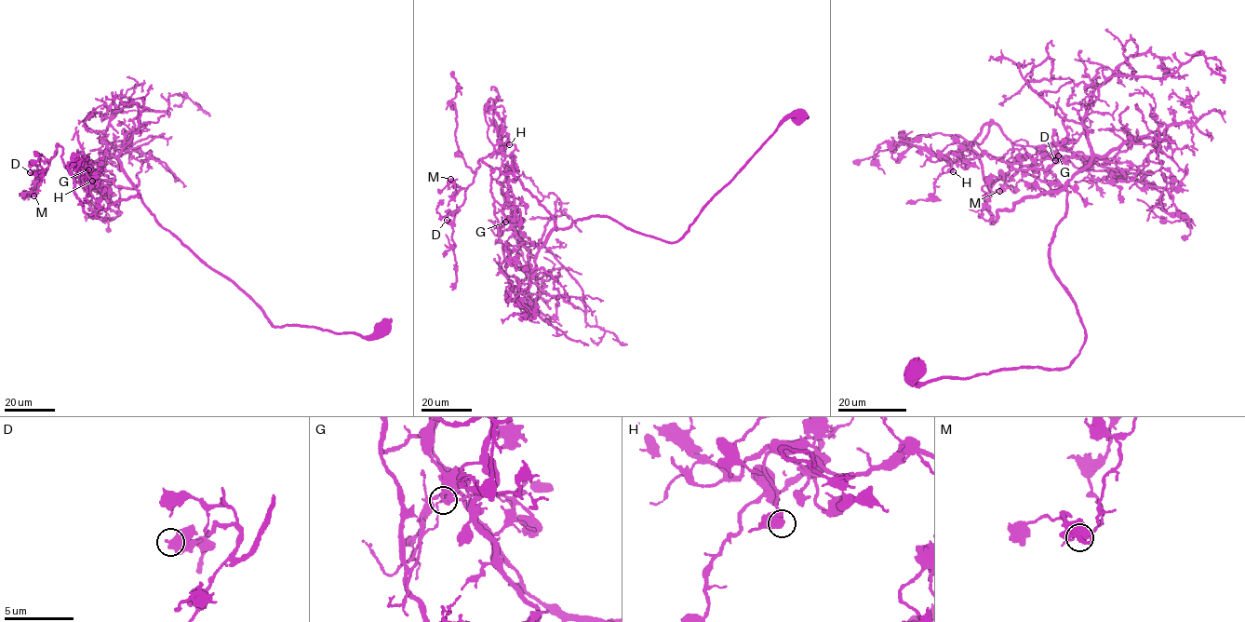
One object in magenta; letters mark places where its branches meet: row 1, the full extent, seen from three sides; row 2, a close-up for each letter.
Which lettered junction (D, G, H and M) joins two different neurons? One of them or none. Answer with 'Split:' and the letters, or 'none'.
Split: G

